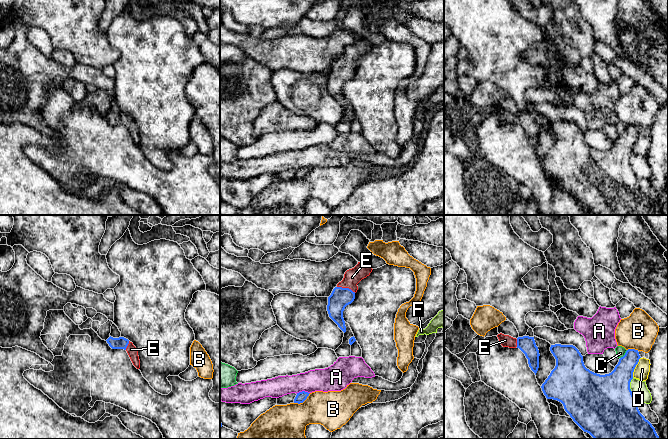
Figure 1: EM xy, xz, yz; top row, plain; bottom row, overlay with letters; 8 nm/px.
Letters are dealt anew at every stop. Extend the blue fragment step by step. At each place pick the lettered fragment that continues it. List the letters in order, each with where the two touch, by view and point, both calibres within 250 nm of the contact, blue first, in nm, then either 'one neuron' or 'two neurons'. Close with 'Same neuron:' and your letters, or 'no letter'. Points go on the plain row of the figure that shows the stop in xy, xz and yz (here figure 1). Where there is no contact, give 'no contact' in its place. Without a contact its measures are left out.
A: xz (302, 167) | 80/190 nm | two neurons
B: xz (302, 178) | 80/360 nm | two neurons
C: yz (625, 130) | 200/80 nm | two neurons
D: yz (635, 142) | 260/120 nm | two neurons
E: xz (346, 64) | 160/140 nm | one neuron
F: yz (630, 165) | 500/130 nm | two neurons
Same neuron: E

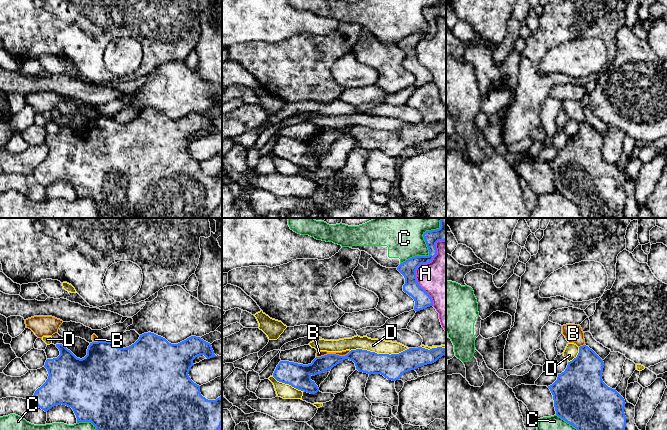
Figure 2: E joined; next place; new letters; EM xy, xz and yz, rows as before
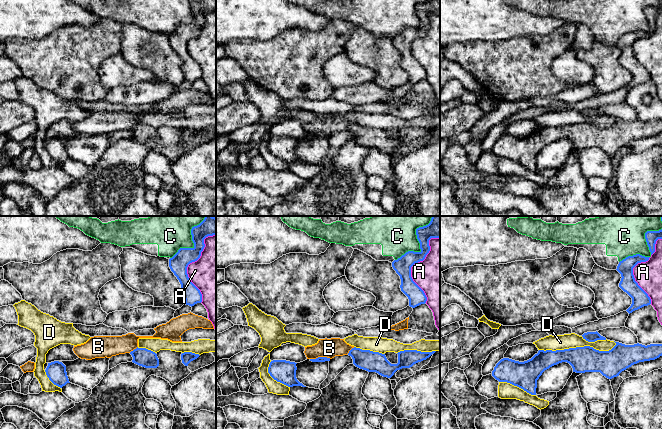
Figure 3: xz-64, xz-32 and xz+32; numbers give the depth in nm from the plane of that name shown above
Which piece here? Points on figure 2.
A: xz (418, 42) | 130/360 nm | two neurons
B: xz (333, 130) | 160/50 nm | two neurons
C: xz (428, 25) | 130/280 nm | two neurons
D: xz (379, 130) | 200/110 nm | two neurons
Same neuron: no letter

